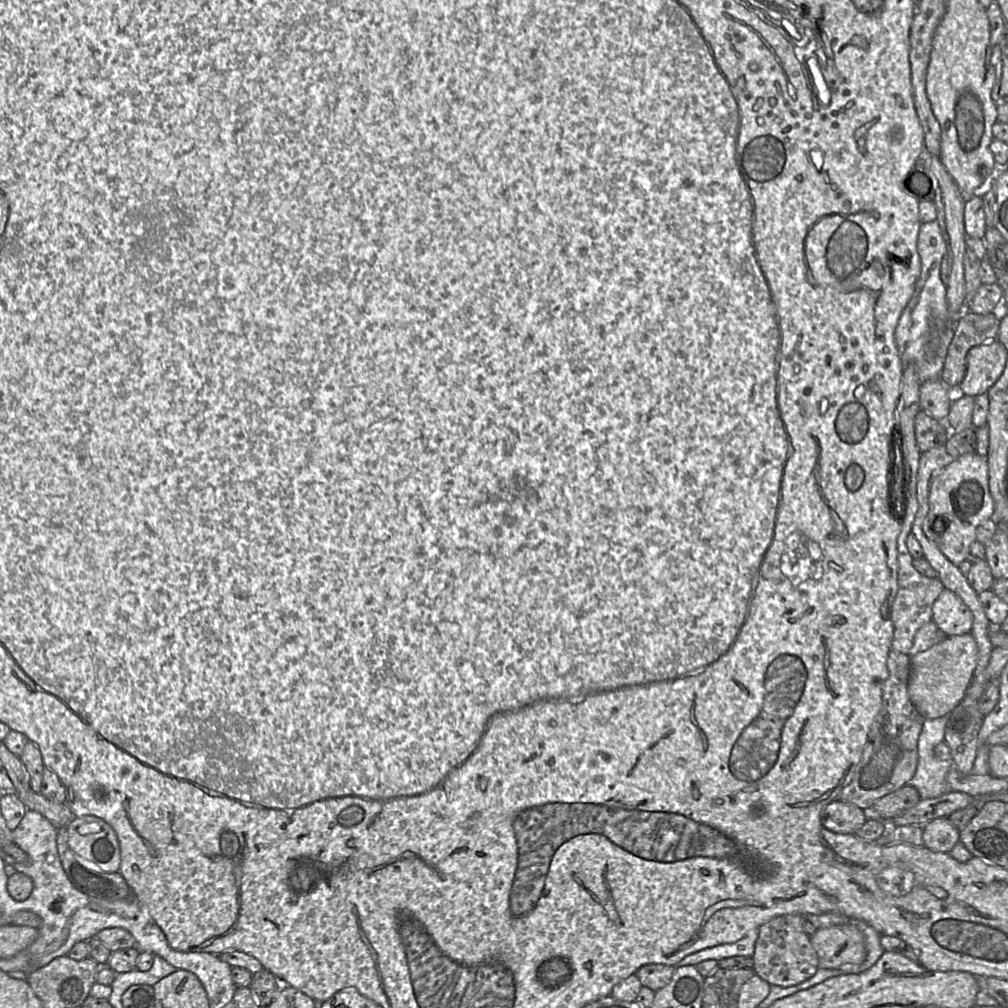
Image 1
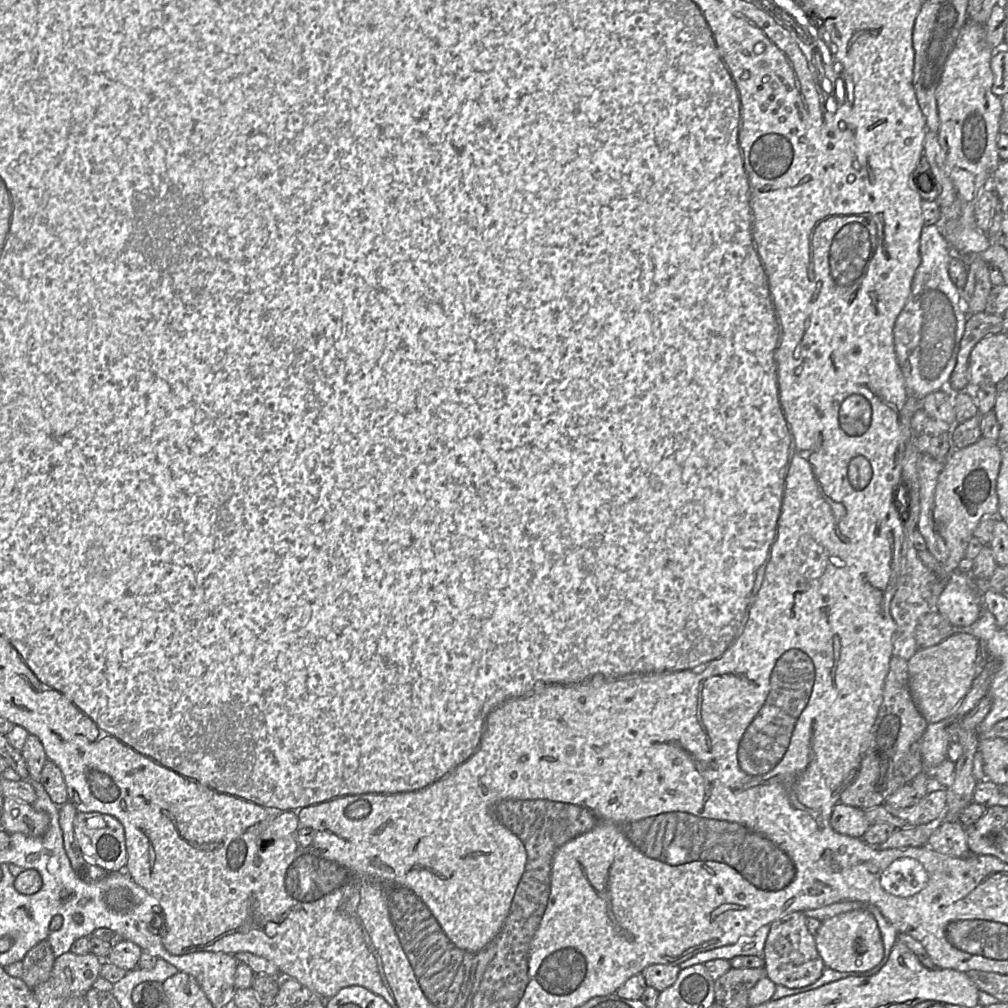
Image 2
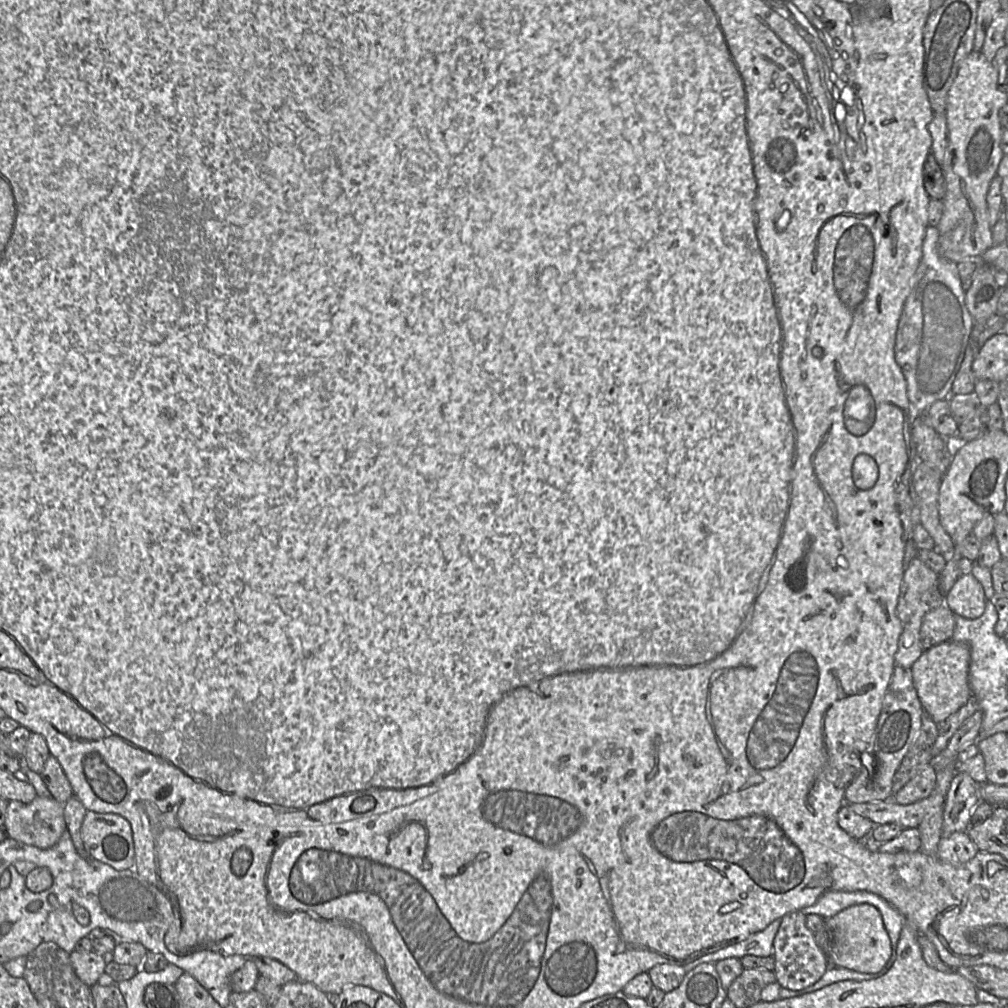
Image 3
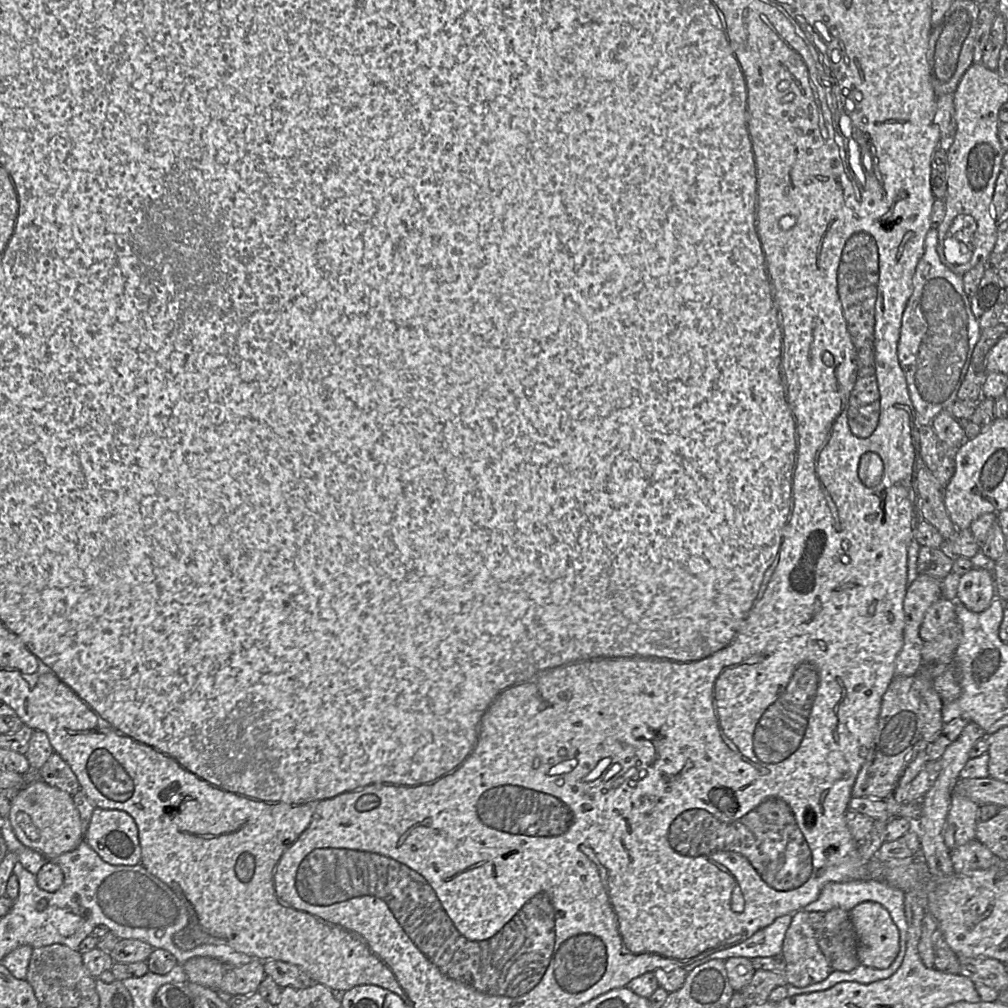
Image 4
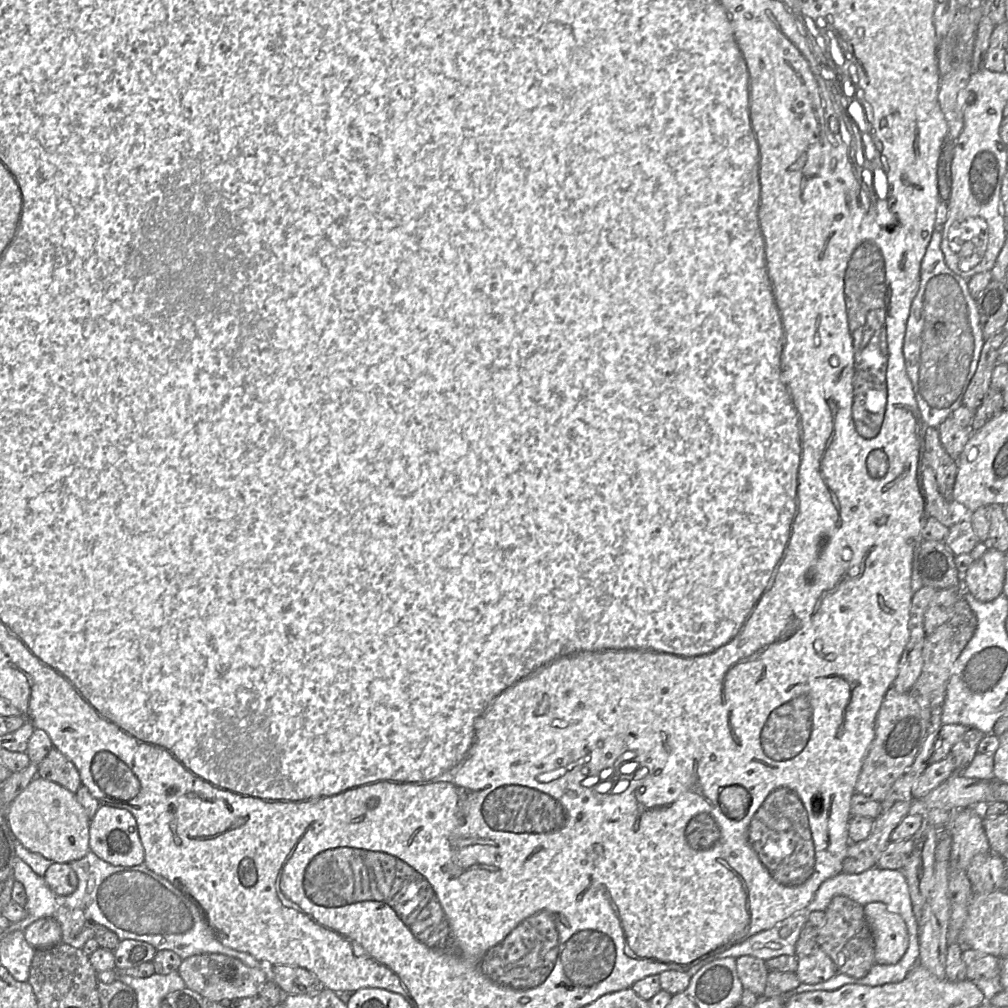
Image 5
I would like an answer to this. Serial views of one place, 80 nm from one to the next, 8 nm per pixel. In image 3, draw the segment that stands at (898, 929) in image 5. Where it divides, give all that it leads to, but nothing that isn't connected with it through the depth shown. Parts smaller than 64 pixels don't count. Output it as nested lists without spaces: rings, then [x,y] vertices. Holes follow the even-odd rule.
[[[858,904],[824,919],[831,934],[829,965],[860,973],[877,973],[891,957],[892,947],[879,910],[870,904]]]

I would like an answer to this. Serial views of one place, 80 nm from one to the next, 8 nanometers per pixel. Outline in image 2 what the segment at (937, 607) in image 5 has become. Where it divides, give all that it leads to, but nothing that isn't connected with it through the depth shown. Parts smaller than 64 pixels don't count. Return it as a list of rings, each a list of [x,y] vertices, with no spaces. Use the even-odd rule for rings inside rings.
[[[938,611],[924,615],[915,630],[918,650],[939,644],[957,632],[949,620]]]

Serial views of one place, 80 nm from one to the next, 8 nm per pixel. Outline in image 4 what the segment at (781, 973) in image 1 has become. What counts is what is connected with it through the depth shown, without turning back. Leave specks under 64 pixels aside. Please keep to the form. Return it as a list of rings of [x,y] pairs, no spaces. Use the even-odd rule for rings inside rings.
[[[799,910],[792,914],[781,952],[786,962],[783,974],[787,983],[799,988],[822,982],[833,971],[817,944],[809,913]]]

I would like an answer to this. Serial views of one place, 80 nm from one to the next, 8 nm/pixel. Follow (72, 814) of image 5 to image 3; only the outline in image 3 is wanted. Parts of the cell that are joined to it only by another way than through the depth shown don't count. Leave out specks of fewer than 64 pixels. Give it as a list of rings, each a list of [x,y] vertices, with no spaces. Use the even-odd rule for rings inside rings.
[[[53,796],[36,798],[31,803],[10,800],[7,807],[6,820],[3,826],[7,837],[41,849],[54,846],[67,829],[64,817],[64,804]]]

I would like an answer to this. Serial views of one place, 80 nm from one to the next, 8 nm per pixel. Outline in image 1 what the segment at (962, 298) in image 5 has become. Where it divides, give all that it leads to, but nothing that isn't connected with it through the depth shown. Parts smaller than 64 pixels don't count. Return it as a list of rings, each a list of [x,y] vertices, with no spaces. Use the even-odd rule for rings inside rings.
[[[937,220],[921,223],[917,249],[921,259],[921,273],[914,292],[898,320],[895,340],[903,367],[913,365],[922,383],[940,379],[948,348],[955,333],[955,320],[950,317],[946,285],[940,275],[941,262],[947,255],[948,248]]]

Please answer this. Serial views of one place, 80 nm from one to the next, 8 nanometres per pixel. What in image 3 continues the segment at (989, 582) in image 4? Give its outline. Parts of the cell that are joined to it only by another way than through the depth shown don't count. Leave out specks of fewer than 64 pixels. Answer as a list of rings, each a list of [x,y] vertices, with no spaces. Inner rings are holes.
[[[971,573],[961,575],[944,597],[944,603],[955,615],[967,619],[979,618],[986,602],[983,586]]]

